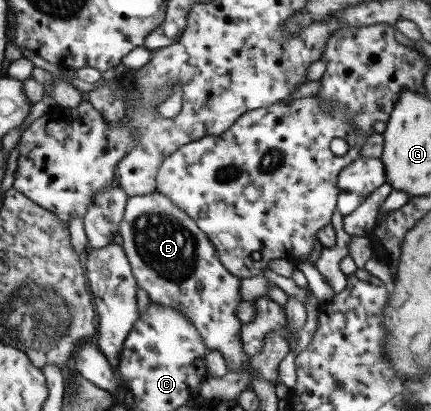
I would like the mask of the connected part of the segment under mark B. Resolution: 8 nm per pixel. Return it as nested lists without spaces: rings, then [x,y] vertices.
[[[154,189],[149,194],[130,197],[119,234],[123,238],[122,245],[132,264],[137,284],[145,290],[148,298],[154,303],[183,313],[201,335],[206,350],[217,350],[221,353],[228,371],[250,370],[249,356],[242,351],[239,338],[242,323],[236,315],[236,306],[243,301],[240,297],[239,278],[227,272],[217,261],[213,245],[197,228],[195,221],[181,212],[167,196]]]

